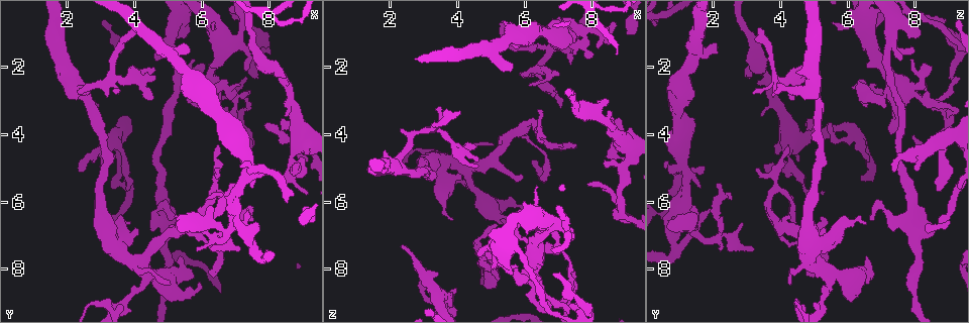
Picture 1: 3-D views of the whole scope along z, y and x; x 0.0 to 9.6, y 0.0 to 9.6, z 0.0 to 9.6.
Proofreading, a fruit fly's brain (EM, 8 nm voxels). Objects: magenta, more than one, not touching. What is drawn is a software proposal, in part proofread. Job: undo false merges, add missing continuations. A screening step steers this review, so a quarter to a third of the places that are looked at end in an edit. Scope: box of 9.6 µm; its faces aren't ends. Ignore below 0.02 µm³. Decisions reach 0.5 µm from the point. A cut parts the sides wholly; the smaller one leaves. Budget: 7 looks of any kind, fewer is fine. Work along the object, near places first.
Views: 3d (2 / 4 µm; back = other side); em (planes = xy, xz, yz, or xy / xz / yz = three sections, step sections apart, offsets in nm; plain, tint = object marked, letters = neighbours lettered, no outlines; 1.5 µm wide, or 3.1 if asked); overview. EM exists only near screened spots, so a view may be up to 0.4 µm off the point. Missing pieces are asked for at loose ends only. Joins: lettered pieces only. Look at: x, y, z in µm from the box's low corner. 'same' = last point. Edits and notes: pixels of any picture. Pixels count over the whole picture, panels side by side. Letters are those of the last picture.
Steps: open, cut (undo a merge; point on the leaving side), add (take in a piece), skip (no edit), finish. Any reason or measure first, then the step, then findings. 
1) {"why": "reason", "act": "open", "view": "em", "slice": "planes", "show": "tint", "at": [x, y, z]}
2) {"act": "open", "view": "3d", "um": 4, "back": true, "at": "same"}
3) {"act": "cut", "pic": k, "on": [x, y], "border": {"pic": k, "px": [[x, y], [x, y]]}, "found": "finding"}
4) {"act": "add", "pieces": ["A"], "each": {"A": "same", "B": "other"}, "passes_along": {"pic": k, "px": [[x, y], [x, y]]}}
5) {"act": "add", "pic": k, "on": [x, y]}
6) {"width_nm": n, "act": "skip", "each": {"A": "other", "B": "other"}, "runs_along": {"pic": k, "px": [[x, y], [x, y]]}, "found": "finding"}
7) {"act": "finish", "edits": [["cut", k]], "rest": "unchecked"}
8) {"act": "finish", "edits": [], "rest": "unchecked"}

{"why": "four-way junction", "act": "open", "view": "em", "slice": "planes", "show": "tint", "at": [6.75, 6.90, 1.45]}

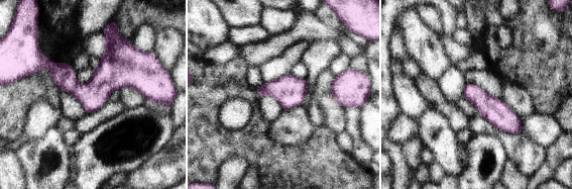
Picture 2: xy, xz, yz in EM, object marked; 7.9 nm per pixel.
{"why": "what lies round it", "act": "open", "view": "em", "slice": "planes", "show": "letters", "at": "same"}

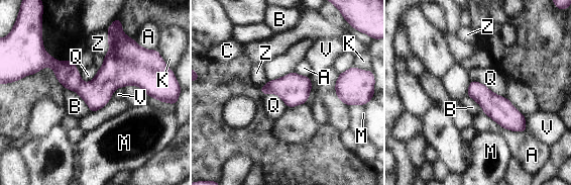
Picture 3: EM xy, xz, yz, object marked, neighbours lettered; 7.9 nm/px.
{"longest_contact_nm": ["A", 380], "act": "skip", "each": {"A": "other", "B": "other", "C": "other", "K": "other", "M": "other", "Q": "other", "V": "other", "Z": "other"}, "border": {"pic": 3, "px": [[470, 80], [484, 84], [505, 98]]}, "found": "one cell here"}

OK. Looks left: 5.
{"why": "free end", "act": "open", "view": "3d", "um": 4, "at": [5.10, 8.45, 4.30]}

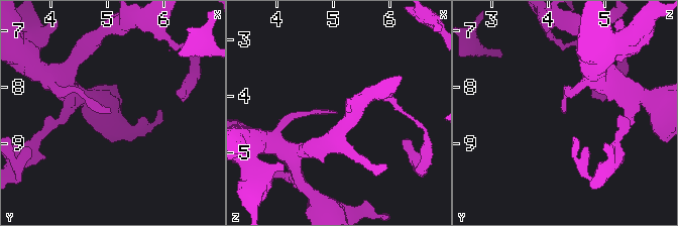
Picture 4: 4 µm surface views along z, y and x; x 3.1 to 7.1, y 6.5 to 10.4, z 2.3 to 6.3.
{"why": "need the tissue", "act": "open", "view": "em", "slice": "xy", "step": 8, "show": "letters", "at": [5.10, 8.45, 4.25]}

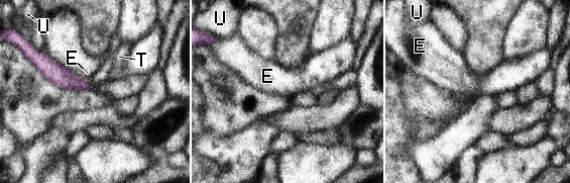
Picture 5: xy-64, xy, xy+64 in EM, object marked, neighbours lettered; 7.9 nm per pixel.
{"why": "another direction", "act": "open", "view": "em", "slice": "xz", "step": 4, "show": "letters", "at": "same"}

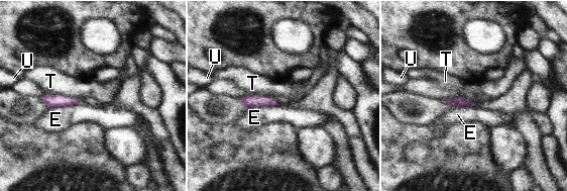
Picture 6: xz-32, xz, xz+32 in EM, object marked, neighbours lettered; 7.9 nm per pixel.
{"act": "skip", "each": {"E": "other", "T": "other", "U": "other"}, "found": "none of them fits"}

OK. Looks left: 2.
{"why": "closes a loop", "act": "open", "view": "3d", "um": 2, "at": [7.30, 3.05, 8.15]}

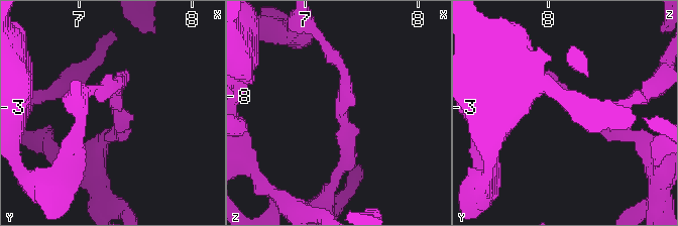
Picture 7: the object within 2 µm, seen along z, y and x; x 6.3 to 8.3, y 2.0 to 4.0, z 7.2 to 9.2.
{"act": "open", "view": "em", "slice": "planes", "show": "letters", "at": [7.36, 3.00, 8.18]}

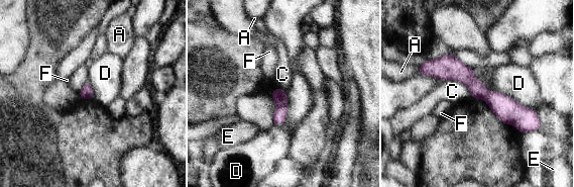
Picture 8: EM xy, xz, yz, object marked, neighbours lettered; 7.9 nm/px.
{"act": "cut", "pic": 8, "on": [506, 109], "each": {"A": "other", "C": "other", "D": "other", "E": "other", "F": "other"}, "border": {"pic": 8, "px": [[489, 91], [485, 100]]}, "found": "two cells meet here"}

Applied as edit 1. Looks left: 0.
{"act": "finish", "edits": [["cut", 8]], "rest": "unchecked"}

